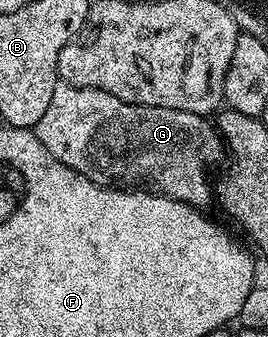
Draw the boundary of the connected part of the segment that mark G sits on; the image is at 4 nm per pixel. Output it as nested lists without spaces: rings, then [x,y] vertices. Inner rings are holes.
[[[60,81],[54,89],[54,97],[50,97],[46,113],[42,113],[42,121],[36,123],[34,134],[45,151],[62,161],[62,165],[82,173],[82,177],[94,181],[99,187],[148,191],[151,195],[165,195],[174,201],[204,209],[214,199],[214,183],[212,187],[204,162],[208,159],[208,147],[218,143],[217,128],[208,122],[205,116],[186,113],[182,109],[123,103],[110,93]]]

